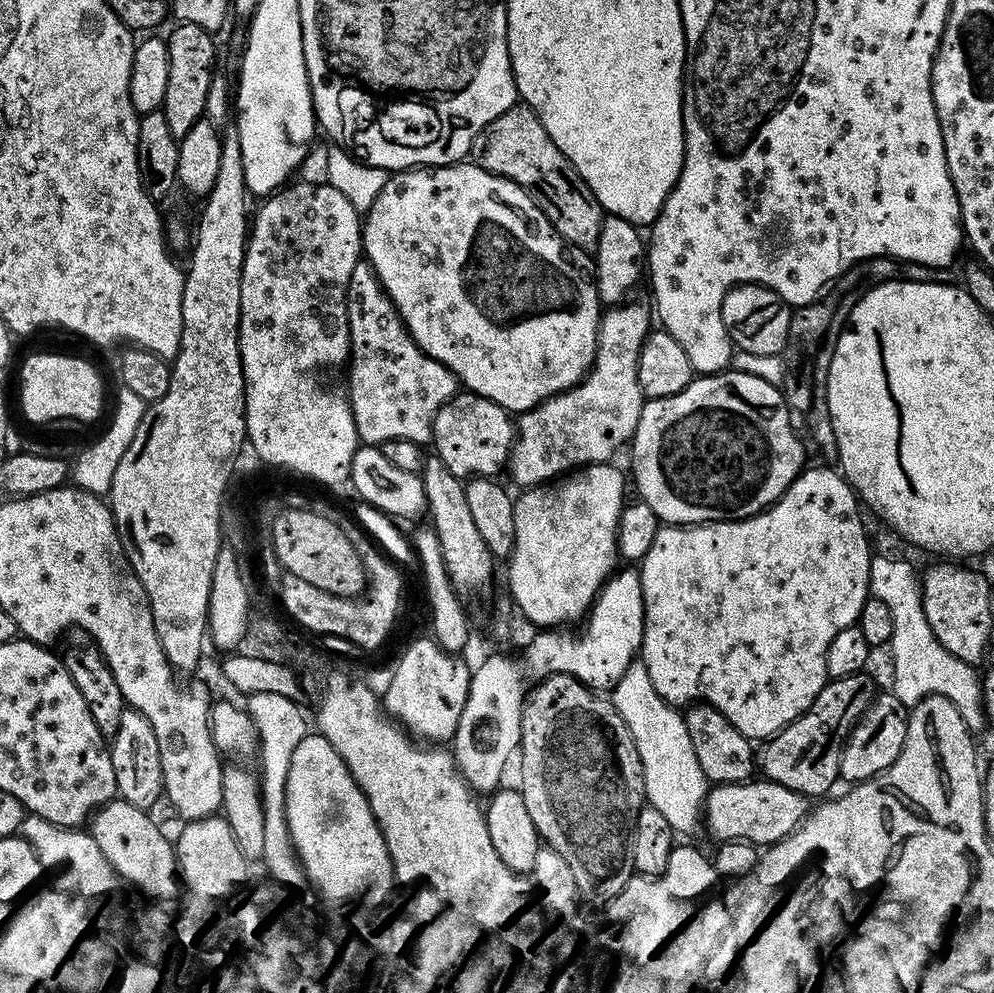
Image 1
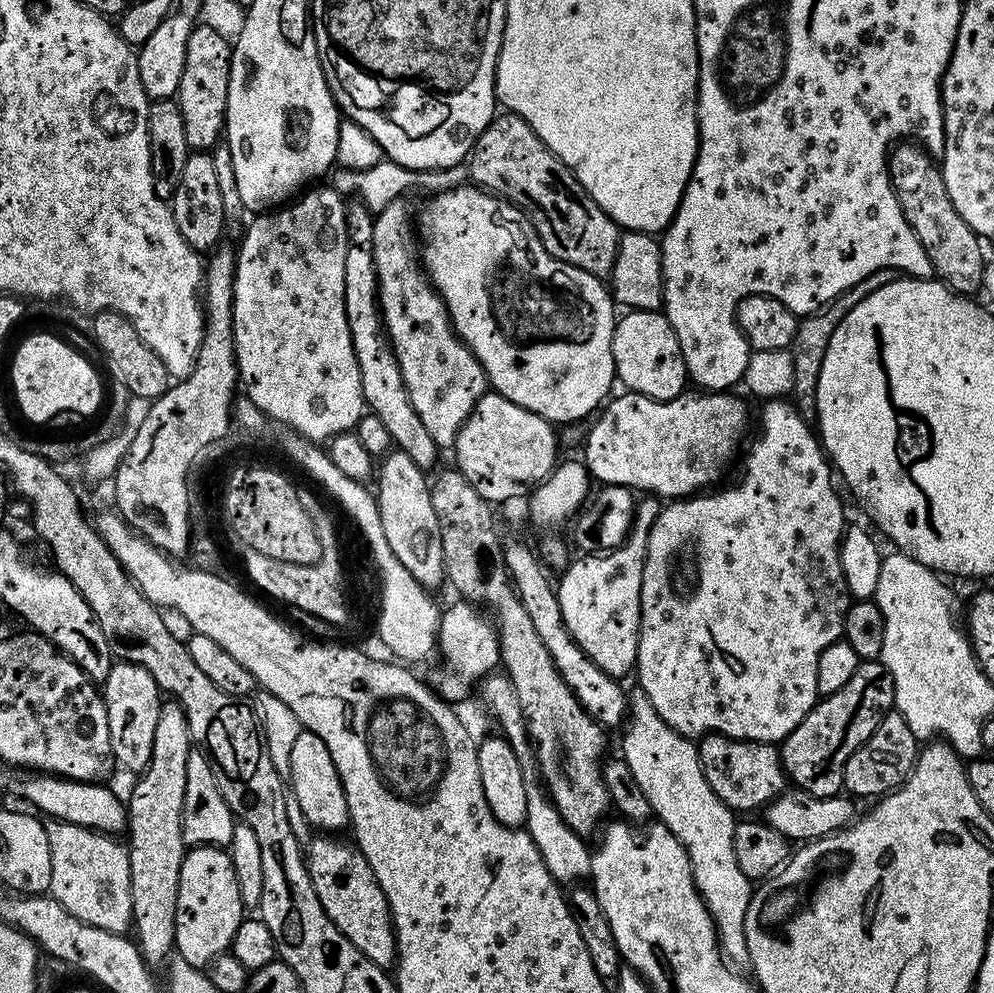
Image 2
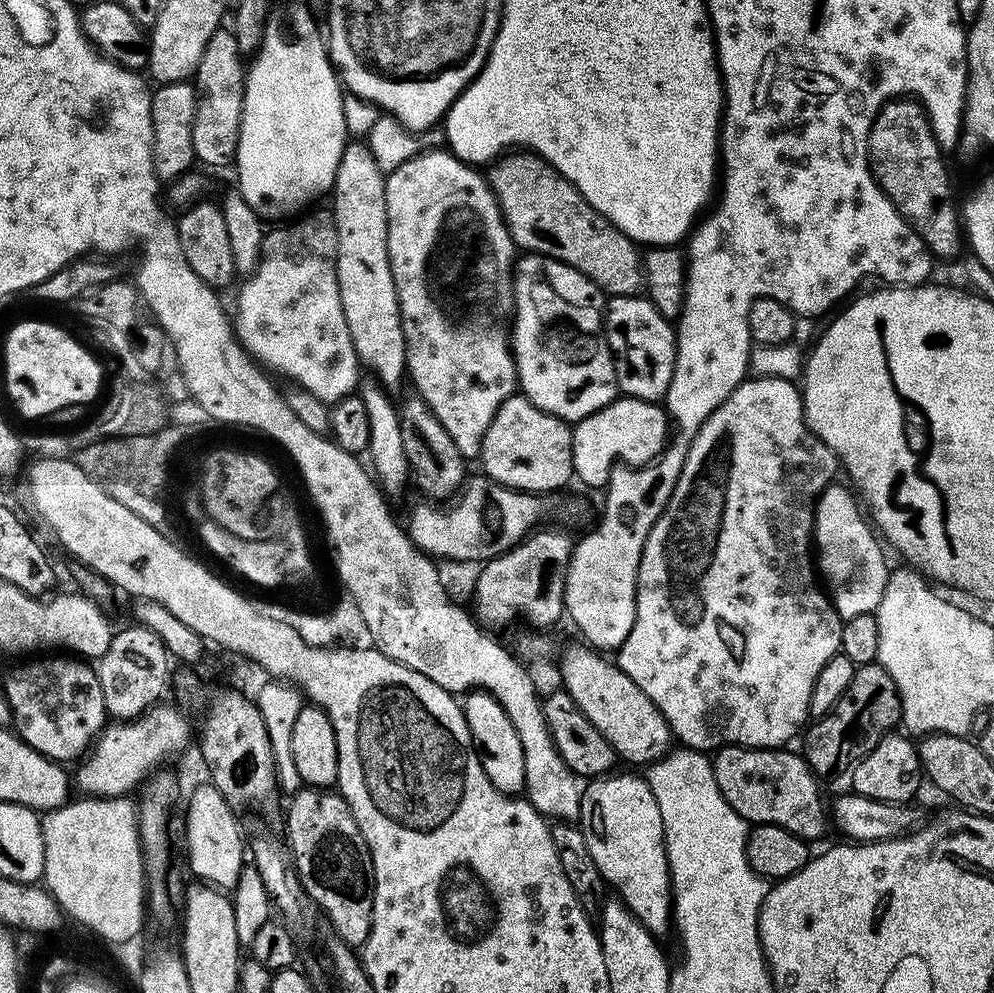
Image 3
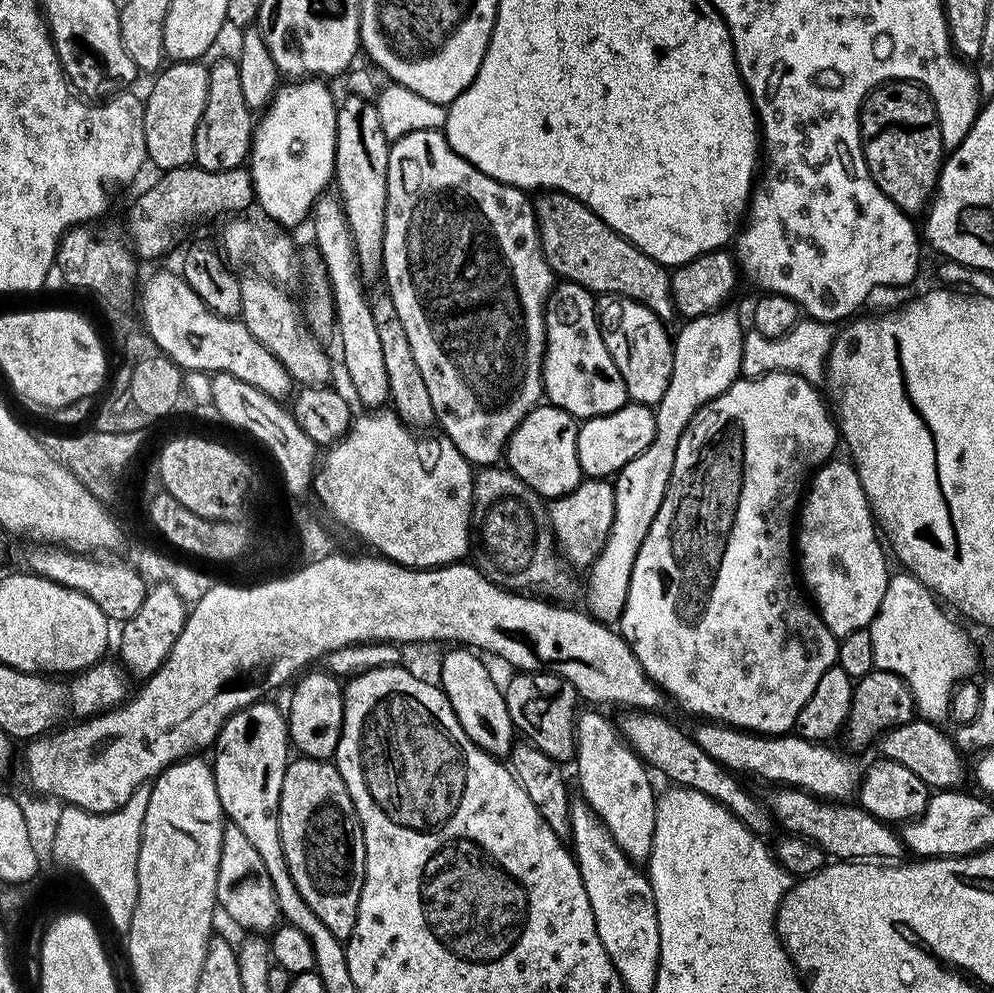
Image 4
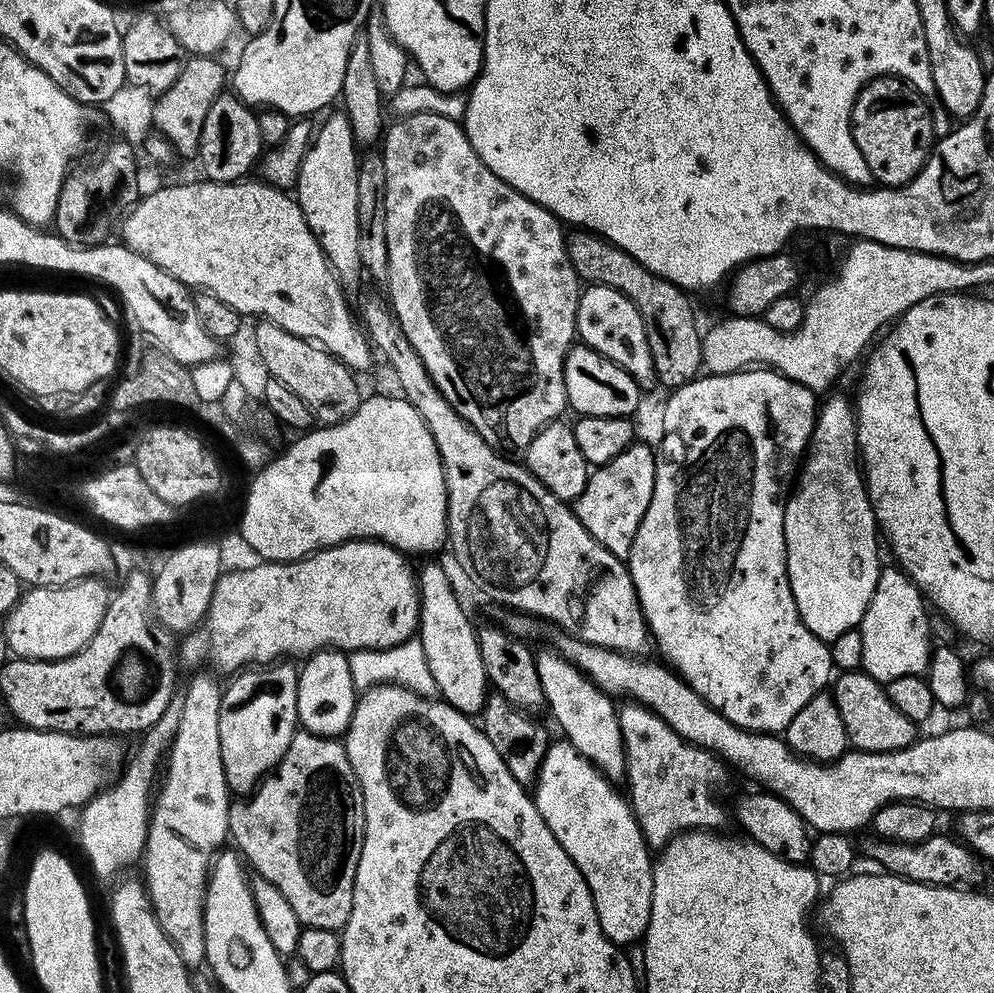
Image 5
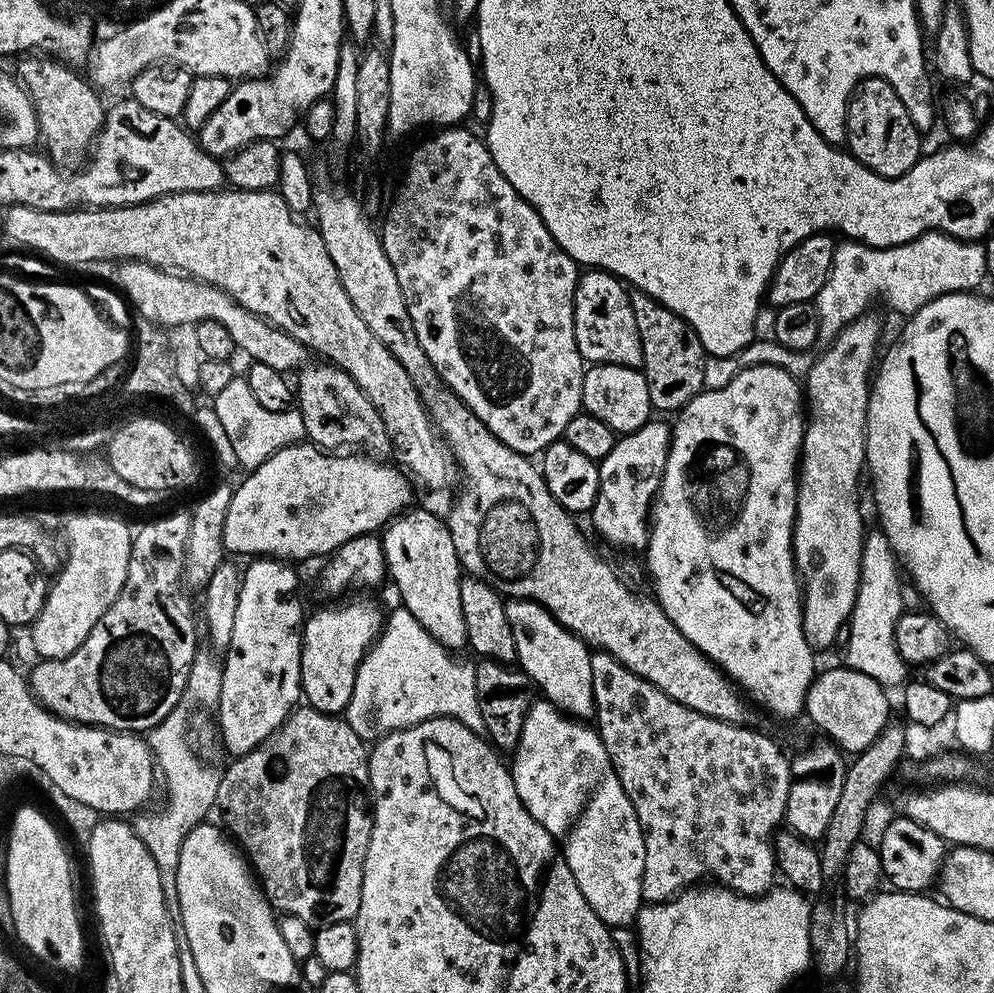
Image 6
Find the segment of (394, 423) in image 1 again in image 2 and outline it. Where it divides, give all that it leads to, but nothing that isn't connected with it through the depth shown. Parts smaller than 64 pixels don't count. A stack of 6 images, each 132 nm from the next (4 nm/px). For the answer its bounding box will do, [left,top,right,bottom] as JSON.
[372,198,490,450]

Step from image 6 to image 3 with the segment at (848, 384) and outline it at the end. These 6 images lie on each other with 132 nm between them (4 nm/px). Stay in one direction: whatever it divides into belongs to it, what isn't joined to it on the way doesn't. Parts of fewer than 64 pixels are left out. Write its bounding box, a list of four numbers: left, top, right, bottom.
[814,482,890,621]

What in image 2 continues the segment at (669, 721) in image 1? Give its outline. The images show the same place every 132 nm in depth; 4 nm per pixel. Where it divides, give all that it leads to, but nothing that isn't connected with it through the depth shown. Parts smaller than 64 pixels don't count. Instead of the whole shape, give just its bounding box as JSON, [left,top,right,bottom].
[622,692,754,961]

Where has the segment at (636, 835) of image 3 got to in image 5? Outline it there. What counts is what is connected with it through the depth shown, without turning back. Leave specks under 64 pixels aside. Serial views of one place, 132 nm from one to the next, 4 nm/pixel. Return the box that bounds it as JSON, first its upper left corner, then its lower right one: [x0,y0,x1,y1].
[535,652,624,774]

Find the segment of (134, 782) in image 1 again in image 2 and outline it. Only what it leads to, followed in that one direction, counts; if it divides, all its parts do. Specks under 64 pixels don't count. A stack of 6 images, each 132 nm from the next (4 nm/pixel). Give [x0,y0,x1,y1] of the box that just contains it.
[102,662,162,774]

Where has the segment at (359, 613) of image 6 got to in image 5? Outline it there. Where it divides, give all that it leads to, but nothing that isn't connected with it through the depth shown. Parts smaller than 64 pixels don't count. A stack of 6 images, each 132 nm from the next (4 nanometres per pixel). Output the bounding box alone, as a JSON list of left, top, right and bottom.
[296,648,358,737]

